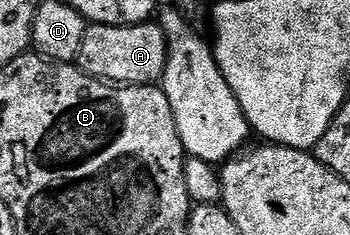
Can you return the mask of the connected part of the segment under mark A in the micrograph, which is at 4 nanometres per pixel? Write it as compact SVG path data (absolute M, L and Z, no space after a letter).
M90 23L83 34L83 46L75 61L89 76L110 84L152 84L160 81L167 64L165 35L160 23L95 24Z

